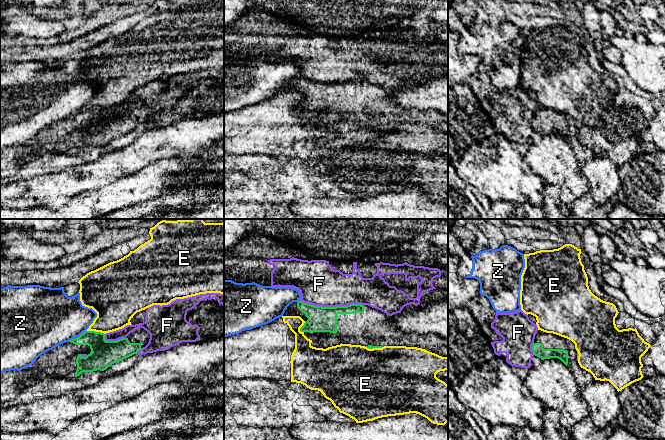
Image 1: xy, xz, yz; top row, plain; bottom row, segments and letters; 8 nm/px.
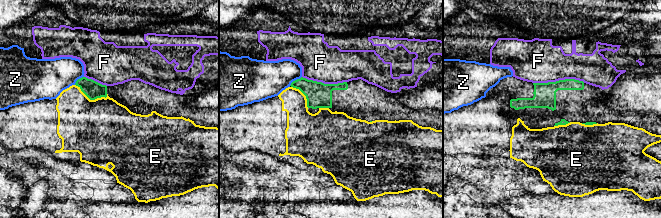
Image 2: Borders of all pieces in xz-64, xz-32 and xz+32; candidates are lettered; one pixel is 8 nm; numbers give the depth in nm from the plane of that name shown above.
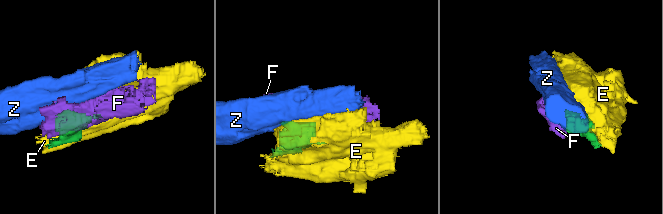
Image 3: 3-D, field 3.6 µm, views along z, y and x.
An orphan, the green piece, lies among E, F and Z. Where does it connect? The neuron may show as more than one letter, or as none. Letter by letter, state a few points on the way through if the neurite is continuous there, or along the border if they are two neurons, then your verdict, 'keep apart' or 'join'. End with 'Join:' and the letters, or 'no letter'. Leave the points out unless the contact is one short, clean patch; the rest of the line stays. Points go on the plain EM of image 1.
E: keep apart
F: keep apart
Z: border xy (85, 106), (68, 117); keep apart
Join: no letter

